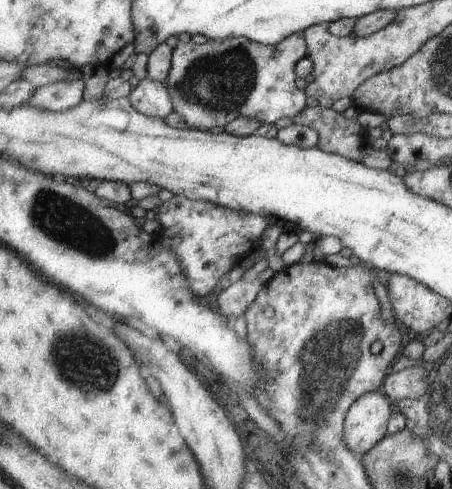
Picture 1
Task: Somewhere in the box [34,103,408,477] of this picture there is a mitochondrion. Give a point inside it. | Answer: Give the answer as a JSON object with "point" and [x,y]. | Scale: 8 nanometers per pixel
{"point":[316,396]}

